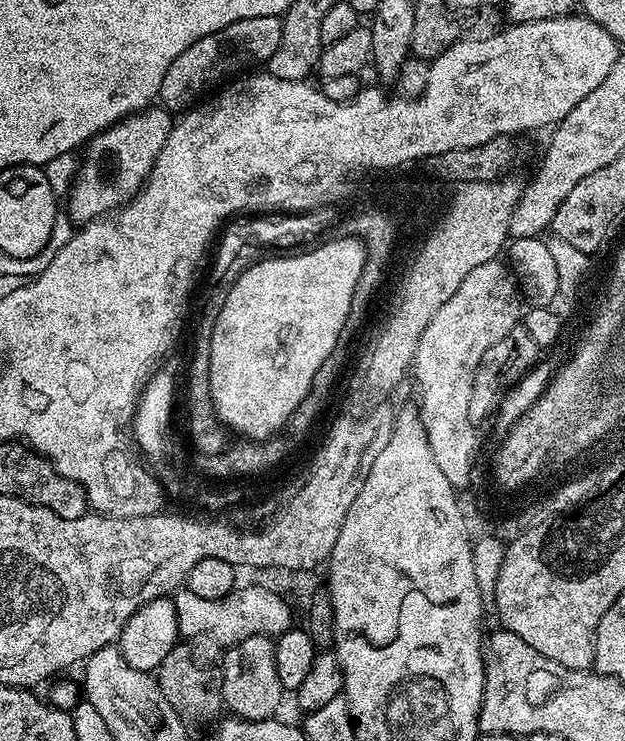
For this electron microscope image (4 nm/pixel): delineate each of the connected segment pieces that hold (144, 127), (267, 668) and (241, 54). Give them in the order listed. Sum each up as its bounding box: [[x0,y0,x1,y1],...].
[[67,106,174,226],[221,636,280,720],[158,15,283,110]]

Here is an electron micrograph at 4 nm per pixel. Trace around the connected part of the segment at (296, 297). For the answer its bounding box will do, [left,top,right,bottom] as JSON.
[210,236,367,441]

